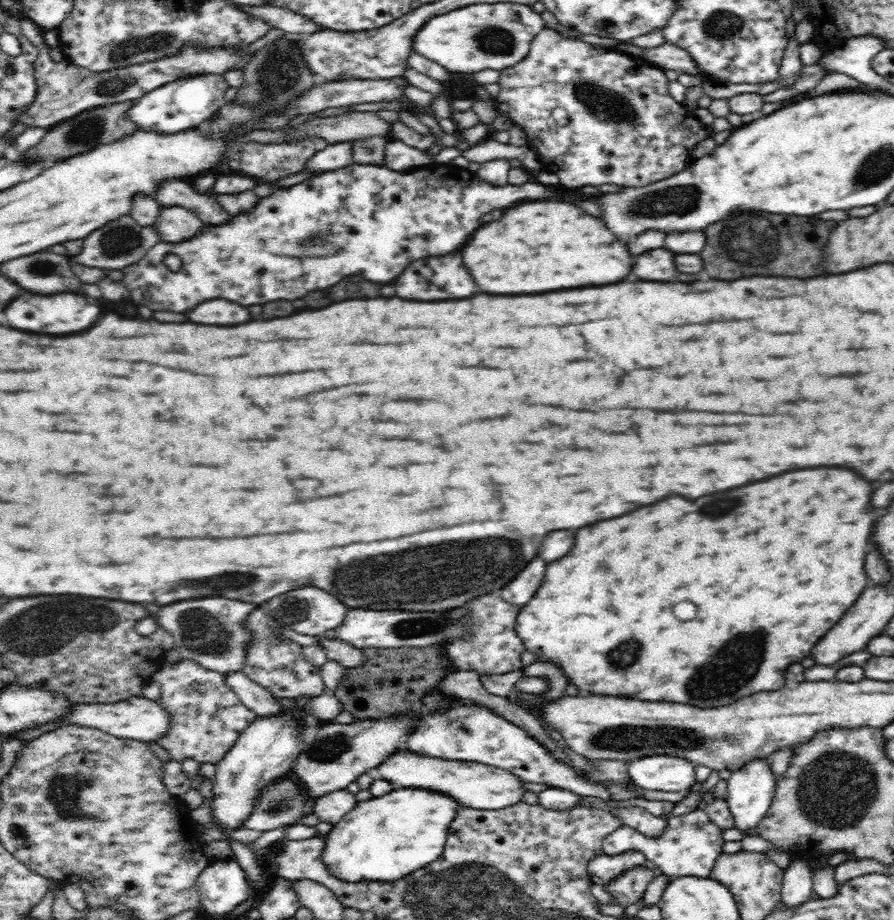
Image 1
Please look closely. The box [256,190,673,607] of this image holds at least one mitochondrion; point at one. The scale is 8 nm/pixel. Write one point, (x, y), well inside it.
(370, 577)

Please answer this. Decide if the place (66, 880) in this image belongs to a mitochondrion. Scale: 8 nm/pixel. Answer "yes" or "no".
no

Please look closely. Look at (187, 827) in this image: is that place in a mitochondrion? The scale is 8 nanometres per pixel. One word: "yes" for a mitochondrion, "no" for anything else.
no

